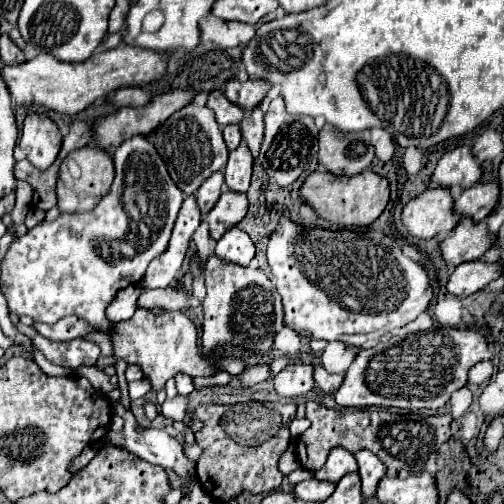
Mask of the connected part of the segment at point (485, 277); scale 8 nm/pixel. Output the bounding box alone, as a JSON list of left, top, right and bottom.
[446,262,500,296]

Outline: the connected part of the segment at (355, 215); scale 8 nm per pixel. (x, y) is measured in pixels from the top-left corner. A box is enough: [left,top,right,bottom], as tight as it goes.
[300,170,390,228]

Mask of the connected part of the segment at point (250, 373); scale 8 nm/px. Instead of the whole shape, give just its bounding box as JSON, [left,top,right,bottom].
[232,366,270,386]

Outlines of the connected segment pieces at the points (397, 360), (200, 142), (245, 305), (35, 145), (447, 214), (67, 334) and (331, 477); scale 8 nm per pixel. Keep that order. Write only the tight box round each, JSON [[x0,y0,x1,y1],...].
[[336,326,490,408],[154,104,228,194],[202,254,284,354],[18,114,62,170],[402,188,458,240],[34,316,90,342],[314,448,358,484]]

